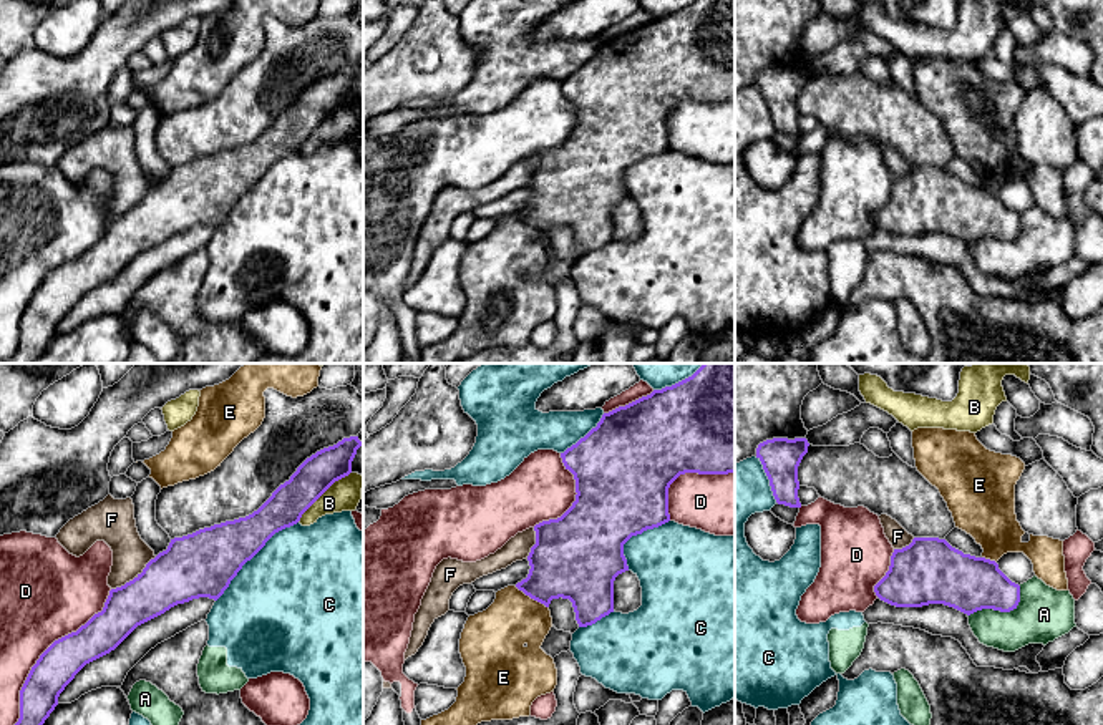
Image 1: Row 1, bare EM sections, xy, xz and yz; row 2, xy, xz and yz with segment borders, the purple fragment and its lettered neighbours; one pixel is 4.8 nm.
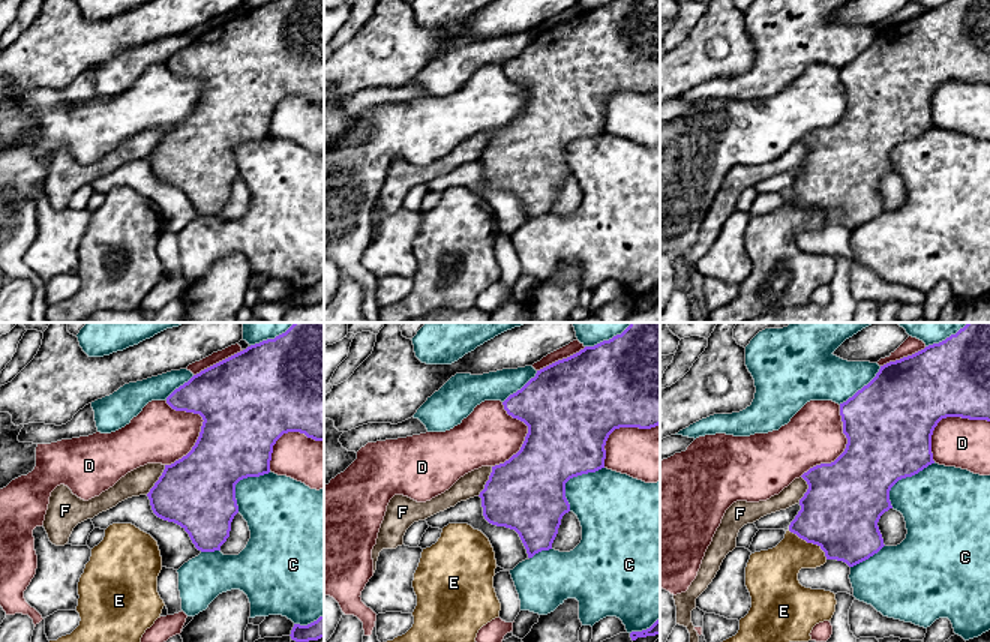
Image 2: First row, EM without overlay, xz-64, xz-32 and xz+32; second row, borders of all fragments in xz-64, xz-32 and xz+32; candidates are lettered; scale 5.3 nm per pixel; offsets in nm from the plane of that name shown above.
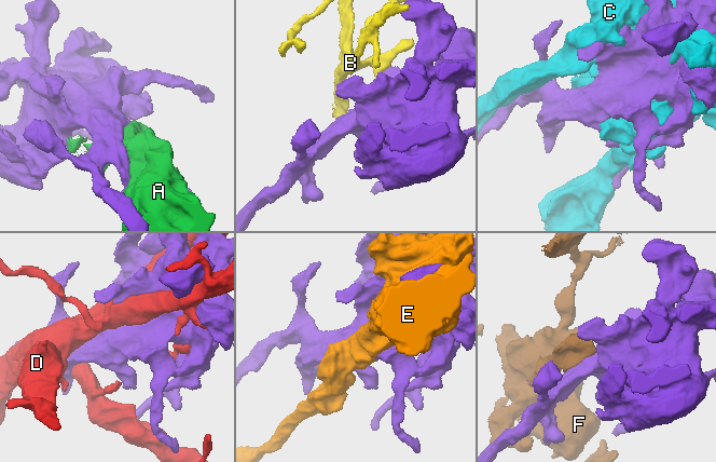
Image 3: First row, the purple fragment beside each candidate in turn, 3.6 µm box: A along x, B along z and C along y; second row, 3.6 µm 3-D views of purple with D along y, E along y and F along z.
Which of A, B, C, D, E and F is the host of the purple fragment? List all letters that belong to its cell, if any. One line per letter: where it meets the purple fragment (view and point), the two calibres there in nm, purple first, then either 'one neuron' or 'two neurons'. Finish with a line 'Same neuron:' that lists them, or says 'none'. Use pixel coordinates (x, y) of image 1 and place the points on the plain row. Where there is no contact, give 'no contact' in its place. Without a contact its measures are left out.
A: contact yz (1000, 239); calibres 280 and 260 nm; two neurons
B: contact xy (322, 121); calibres 180 and 160 nm; two neurons
C: contact xy (252, 184); calibres 320 and 500 nm; two neurons
D: contact xy (40, 284); calibres 190 and 380 nm; two neurons
E: contact xz (531, 226); calibres 360 and 280 nm; two neurons
F: contact xy (135, 206); calibres 280 and 180 nm; one neuron
Same neuron: F

